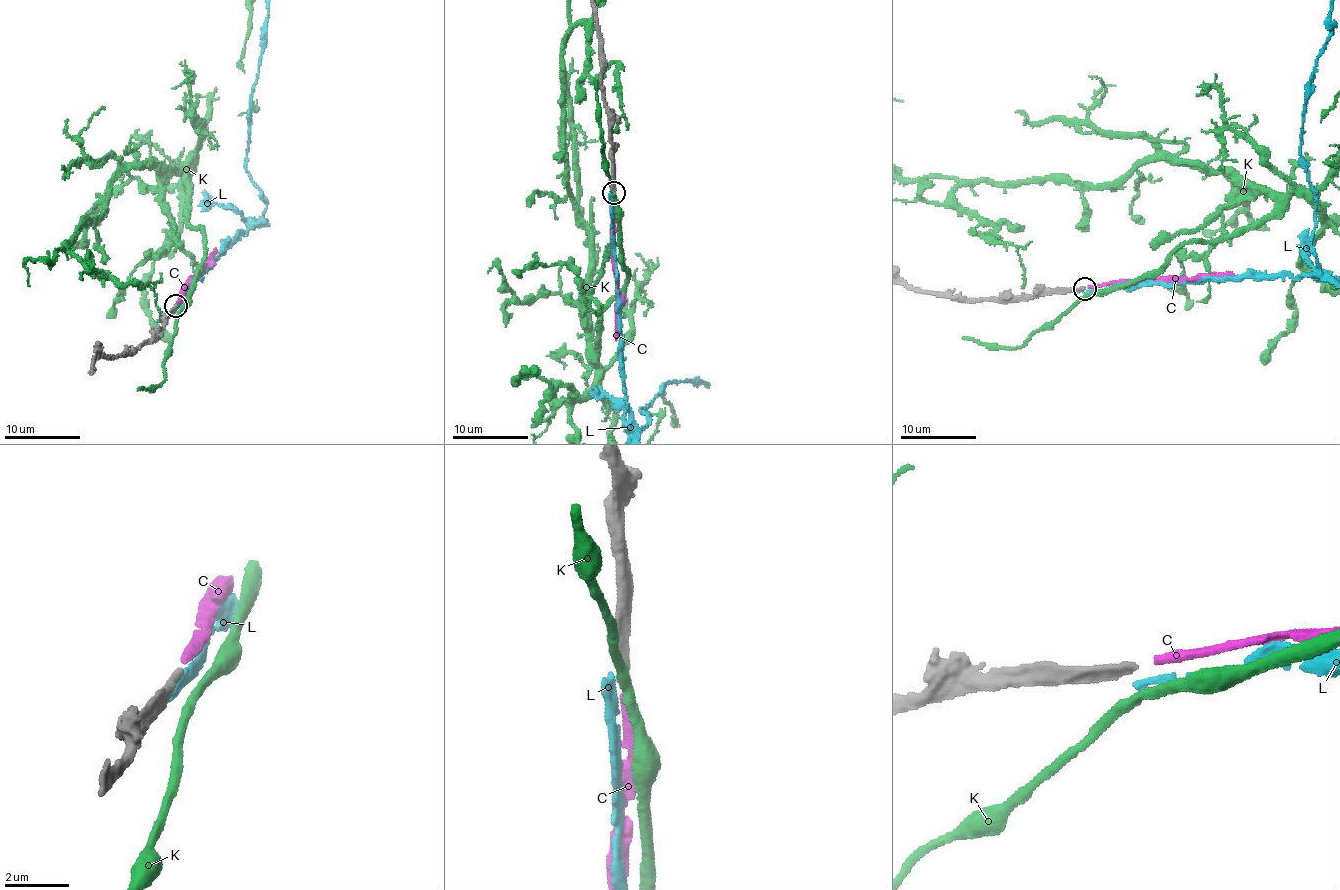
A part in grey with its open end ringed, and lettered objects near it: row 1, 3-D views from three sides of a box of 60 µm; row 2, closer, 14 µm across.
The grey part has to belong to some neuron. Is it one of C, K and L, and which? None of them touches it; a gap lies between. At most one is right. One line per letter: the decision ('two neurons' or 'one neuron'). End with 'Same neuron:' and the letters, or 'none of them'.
C: one neuron
K: two neurons
L: two neurons
Same neuron: C

